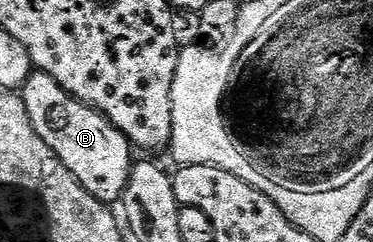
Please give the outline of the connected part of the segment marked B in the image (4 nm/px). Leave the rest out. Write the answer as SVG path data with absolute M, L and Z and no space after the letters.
M34 71L30 79L26 79L22 96L26 103L26 111L30 115L30 123L34 123L34 131L46 142L46 147L62 159L62 167L94 195L94 199L105 203L119 202L123 198L134 164L134 146L131 141L106 119L97 109L91 109L86 103L74 99L50 75Z

